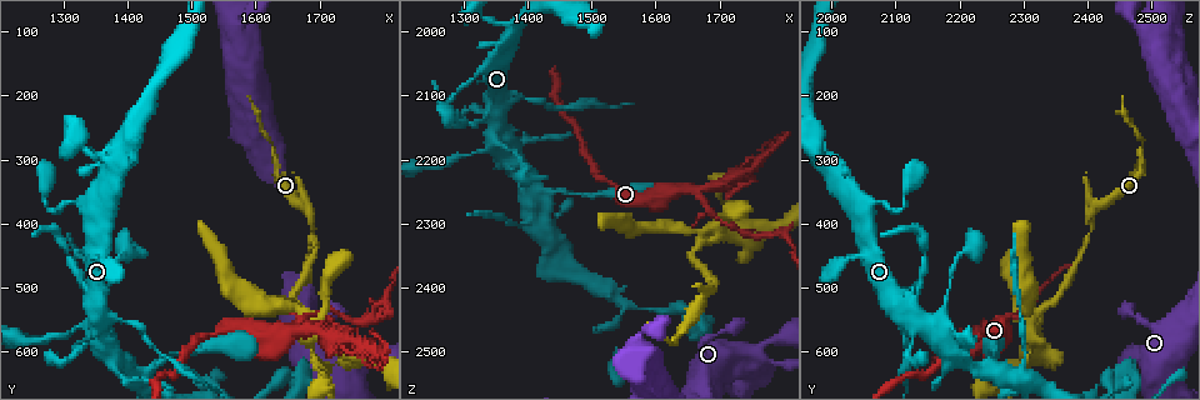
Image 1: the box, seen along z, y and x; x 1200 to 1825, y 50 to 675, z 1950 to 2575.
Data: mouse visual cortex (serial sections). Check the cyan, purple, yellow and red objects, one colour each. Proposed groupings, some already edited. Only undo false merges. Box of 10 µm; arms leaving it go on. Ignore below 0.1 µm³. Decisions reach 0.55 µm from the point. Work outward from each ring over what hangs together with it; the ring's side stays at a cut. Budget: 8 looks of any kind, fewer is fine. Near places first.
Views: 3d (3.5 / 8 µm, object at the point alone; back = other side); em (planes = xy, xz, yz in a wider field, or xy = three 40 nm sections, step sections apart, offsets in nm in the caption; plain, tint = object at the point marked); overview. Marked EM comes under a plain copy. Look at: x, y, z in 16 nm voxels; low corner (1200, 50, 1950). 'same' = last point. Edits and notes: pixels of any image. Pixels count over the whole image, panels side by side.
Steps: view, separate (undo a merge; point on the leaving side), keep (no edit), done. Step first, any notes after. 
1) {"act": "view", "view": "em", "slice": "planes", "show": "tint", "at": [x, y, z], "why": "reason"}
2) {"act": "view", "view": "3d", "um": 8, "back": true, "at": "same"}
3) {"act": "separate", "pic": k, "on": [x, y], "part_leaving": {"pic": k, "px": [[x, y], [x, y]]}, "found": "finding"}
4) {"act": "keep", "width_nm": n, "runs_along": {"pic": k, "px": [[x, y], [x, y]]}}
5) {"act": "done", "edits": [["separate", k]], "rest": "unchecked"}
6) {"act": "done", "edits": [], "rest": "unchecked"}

{"act": "view", "view": "3d", "um": 3.5, "at": [1660, 565, 2245], "why": "thick turns thin"}

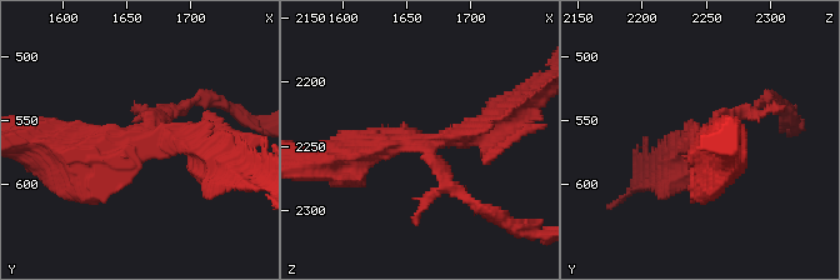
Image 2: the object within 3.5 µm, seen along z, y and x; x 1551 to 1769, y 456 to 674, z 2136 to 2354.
{"act": "view", "view": "em", "slice": "xy", "step": 2, "show": "tint", "at": [1664, 560, 2248], "arms": 3, "arm_widths_nm": [150, 200, 400], "why": "shape alone is not enough"}

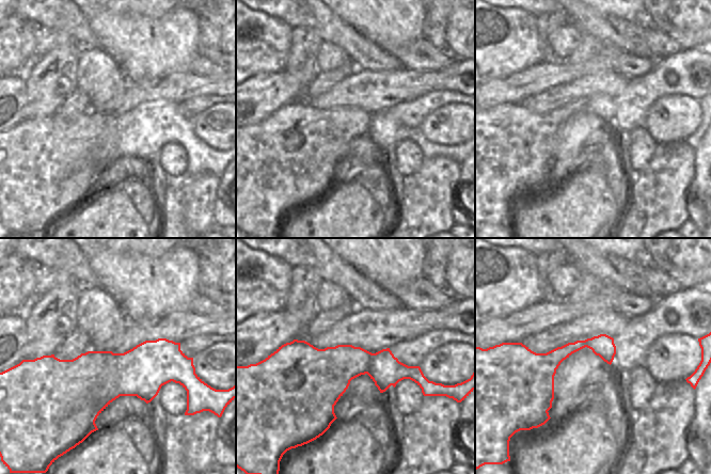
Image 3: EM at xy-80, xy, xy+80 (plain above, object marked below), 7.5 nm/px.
{"act": "separate", "pic": 2, "on": [198, 131], "part_leaving": {"pic": 2, "px": [[129, 146], [236, 158]]}, "found": "a second cell is stuck on"}

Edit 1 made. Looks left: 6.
{"act": "view", "view": "3d", "um": 8, "at": [1770, 555, 2315], "why": "three-way junction"}

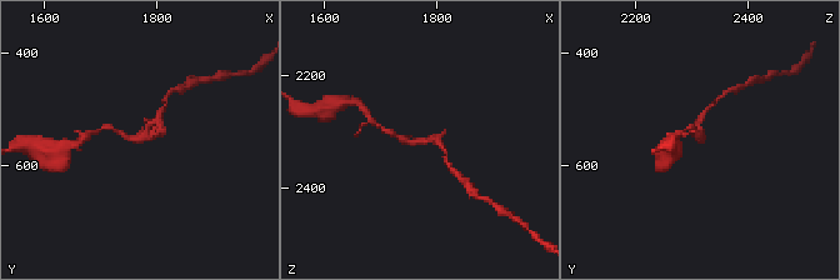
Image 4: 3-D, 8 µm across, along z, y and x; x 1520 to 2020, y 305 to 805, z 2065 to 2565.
{"act": "view", "view": "em", "slice": "xy", "step": 5, "show": "tint", "at": "same", "arms": 3, "arm_widths_nm": [100, 150, 150], "why": "need the tissue"}

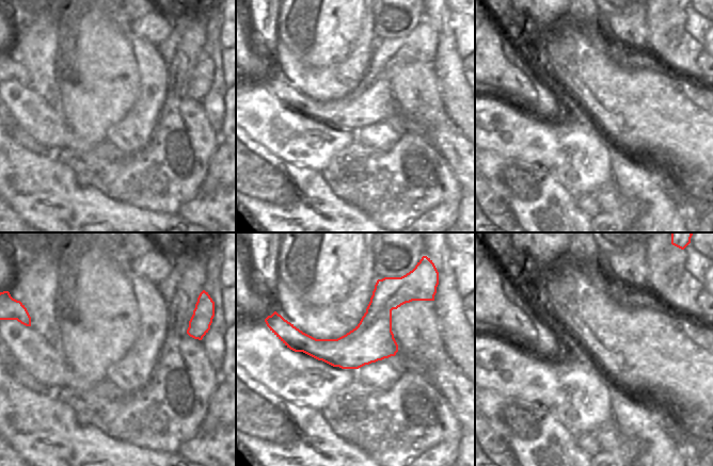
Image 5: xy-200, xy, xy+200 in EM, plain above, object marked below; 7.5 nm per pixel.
{"act": "keep", "runs_along": {"pic": 5, "px": [[402, 300], [348, 347], [286, 338]]}, "found": "continuous, no second cell"}

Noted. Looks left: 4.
{"act": "view", "view": "3d", "um": 3.5, "at": [1685, 390, 2405], "why": "calibre changes"}

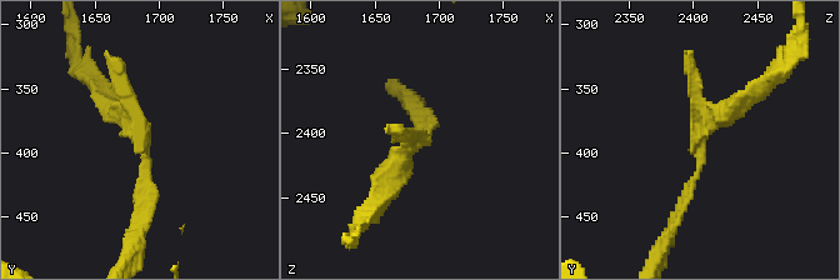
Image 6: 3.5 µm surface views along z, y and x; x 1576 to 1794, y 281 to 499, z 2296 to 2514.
{"act": "view", "view": "em", "slice": "xy", "step": 5, "show": "tint", "at": [1688, 394, 2402]}

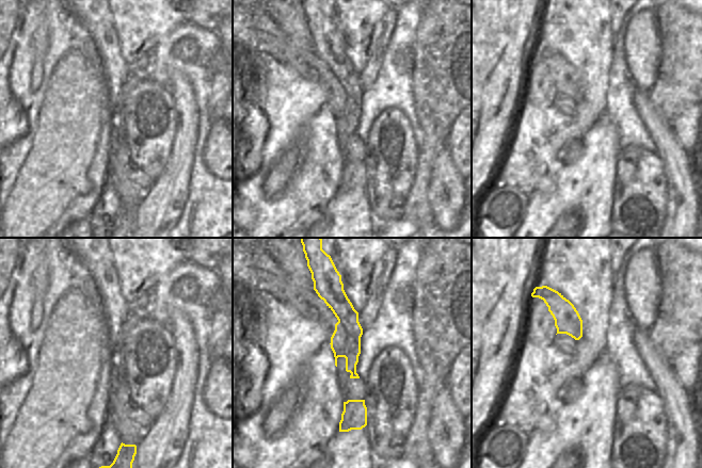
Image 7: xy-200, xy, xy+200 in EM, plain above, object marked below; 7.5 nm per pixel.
{"act": "keep", "runs_along": {"pic": 7, "px": [[338, 288], [354, 375]]}, "found": "one cell here"}

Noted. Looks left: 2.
{"act": "done", "edits": [["separate", 2]], "rest": "unchecked"}

